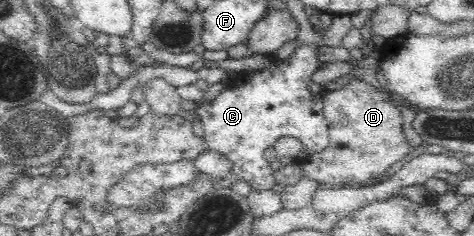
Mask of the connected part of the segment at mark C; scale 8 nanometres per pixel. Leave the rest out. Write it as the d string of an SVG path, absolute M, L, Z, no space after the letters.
M299 47L285 63L276 65L272 70L248 75L236 87L226 88L210 102L198 105L189 113L190 121L195 118L202 125L204 135L201 138L207 149L226 155L234 164L226 179L212 181L213 191L232 189L236 181L247 183L254 191L271 190L275 184L273 170L262 160L262 155L279 137L292 136L300 141L303 152L297 159L299 163L328 147L328 124L323 116L322 93L310 94L306 89L312 75L322 67L316 61L318 48Z

